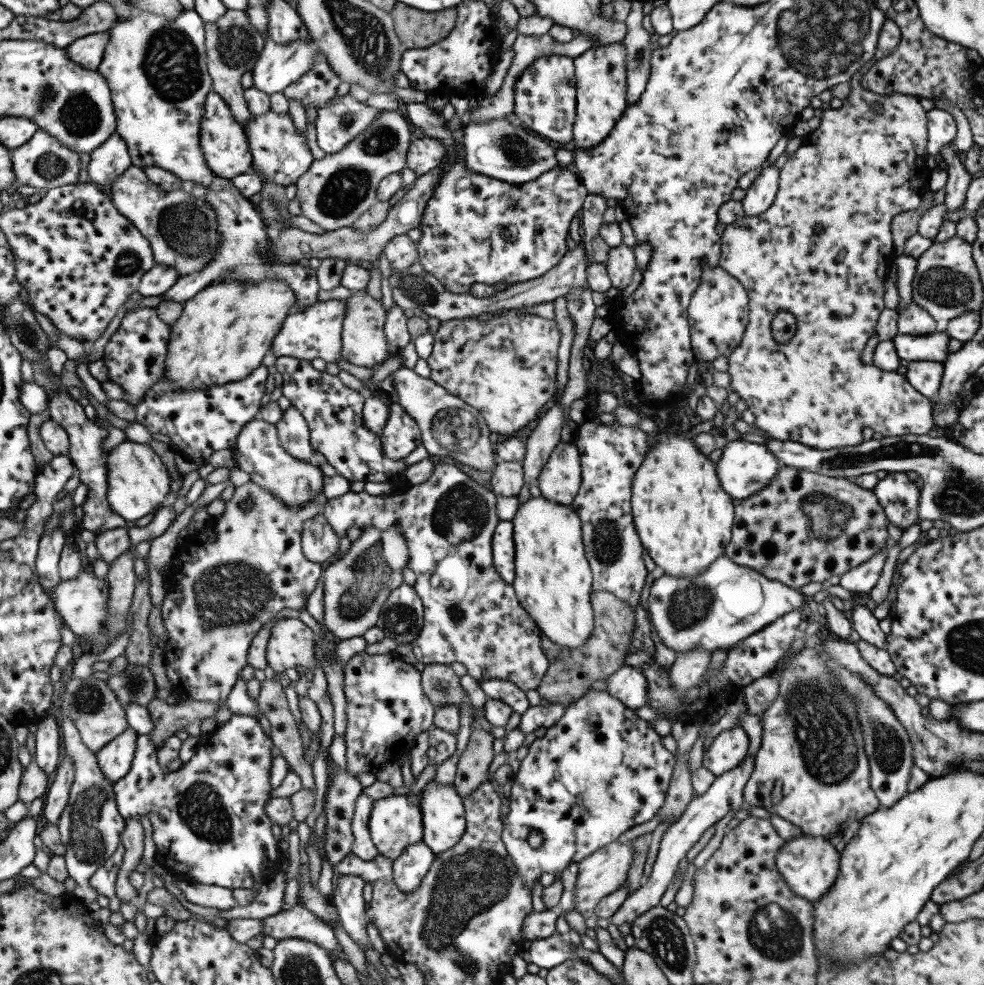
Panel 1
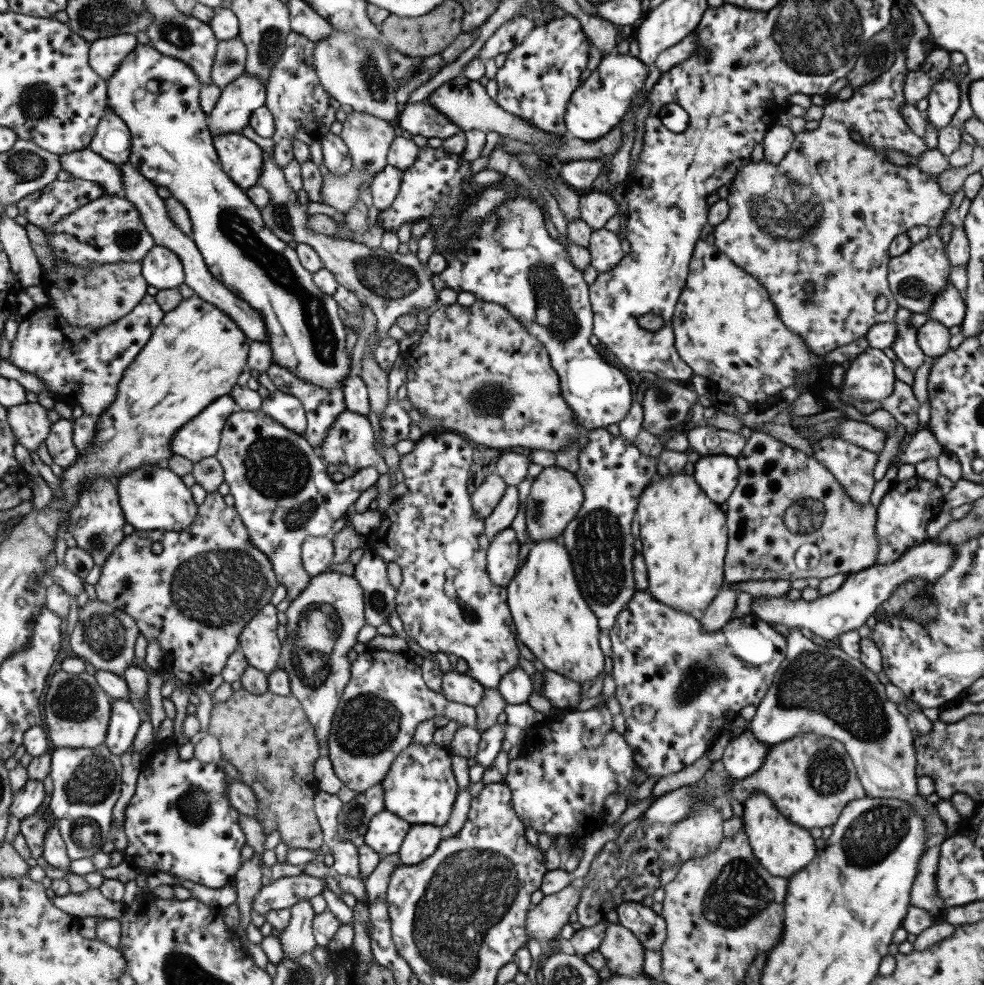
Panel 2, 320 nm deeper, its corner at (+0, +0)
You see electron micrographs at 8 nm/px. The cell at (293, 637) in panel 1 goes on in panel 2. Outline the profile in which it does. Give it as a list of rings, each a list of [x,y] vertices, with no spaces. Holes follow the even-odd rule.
[[[274,601],[265,604],[241,629],[238,636],[238,648],[247,664],[266,676],[277,670],[281,640],[277,639],[275,628]]]

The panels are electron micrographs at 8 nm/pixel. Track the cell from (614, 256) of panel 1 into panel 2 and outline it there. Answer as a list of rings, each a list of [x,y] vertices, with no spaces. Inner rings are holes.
[[[604,228],[591,231],[586,249],[590,254],[590,265],[597,272],[613,268],[624,254],[619,247],[618,235]]]

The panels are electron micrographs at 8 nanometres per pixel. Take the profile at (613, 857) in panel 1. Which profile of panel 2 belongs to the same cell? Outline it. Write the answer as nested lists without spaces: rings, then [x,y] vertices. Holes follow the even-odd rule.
[[[576,878],[559,892],[543,896],[539,904],[528,910],[525,916],[527,939],[535,939],[543,947],[547,941],[557,936],[561,928],[568,924],[570,912],[577,908],[581,888],[582,880]]]

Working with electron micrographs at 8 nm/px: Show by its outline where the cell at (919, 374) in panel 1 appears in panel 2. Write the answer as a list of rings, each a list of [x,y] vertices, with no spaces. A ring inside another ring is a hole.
[[[897,307],[894,319],[896,326],[896,335],[890,346],[903,366],[913,372],[918,366],[921,366],[925,355],[919,348],[916,341],[916,328],[910,323],[912,312],[906,308]]]

